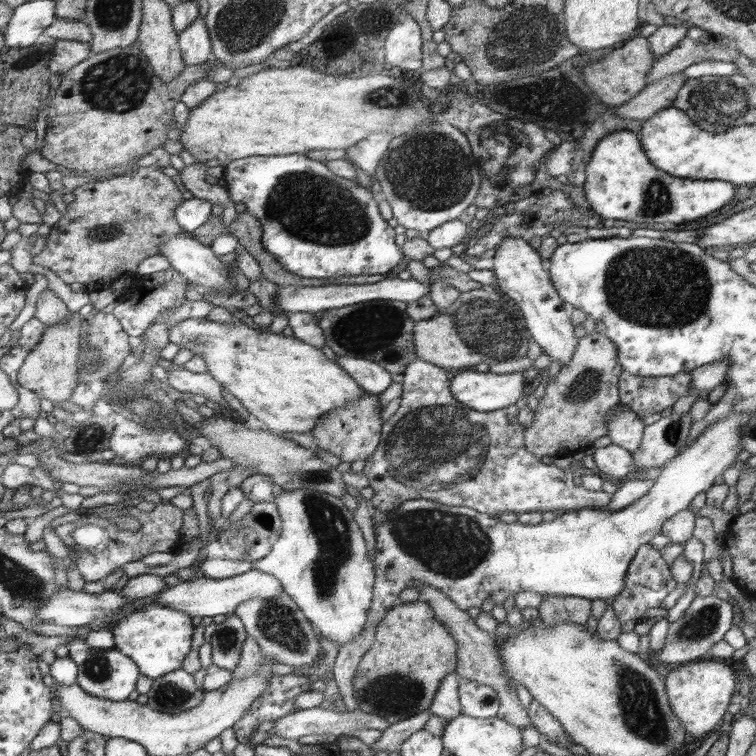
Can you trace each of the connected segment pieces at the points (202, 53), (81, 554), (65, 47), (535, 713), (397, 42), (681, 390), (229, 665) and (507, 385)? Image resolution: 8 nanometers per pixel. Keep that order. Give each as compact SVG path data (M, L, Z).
M202 16L178 34L186 66L204 65L212 60L211 39Z
M158 504L152 512L142 512L134 506L126 507L122 510L122 514L133 517L139 525L137 532L124 532L117 529L112 523L107 523L107 518L99 516L99 514L90 514L89 516L82 516L74 523L62 524L58 526L55 532L57 537L65 544L68 549L75 547L73 540L73 532L79 527L86 525L96 525L104 529L110 537L110 542L105 552L86 553L85 551L78 551L74 549L74 568L82 575L85 582L98 582L102 578L106 578L116 568L123 567L128 562L140 561L144 556L152 554L152 552L171 552L176 551L182 543L180 529L183 525L183 513L180 508L176 508L172 504Z
M56 40L51 50L49 69L51 72L64 74L91 56L91 46L76 40Z
M538 700L532 701L527 708L528 716L530 716L530 722L532 726L536 728L536 731L541 733L546 740L560 748L567 748L569 751L575 747L575 743L571 740L571 737L564 731L562 724L552 716L549 710Z
M406 10L398 24L389 30L387 38L387 62L405 72L419 71L423 66L422 26Z
M623 370L620 375L620 398L638 416L662 412L679 402L680 397L694 391L690 372L676 376L634 376Z
M234 614L217 624L217 629L210 638L212 646L212 662L234 672L241 656L241 648L247 637L241 618Z
M475 368L456 374L451 382L456 400L478 412L502 411L506 406L512 406L524 394L524 388L526 388L526 382L520 372L494 374L490 371L479 372Z

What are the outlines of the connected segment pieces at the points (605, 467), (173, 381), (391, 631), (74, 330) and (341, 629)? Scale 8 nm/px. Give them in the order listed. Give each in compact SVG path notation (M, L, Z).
M614 443L606 446L606 448L596 449L592 458L603 477L609 475L624 480L629 473L637 470L633 453Z
M172 364L166 368L170 386L179 390L183 395L200 394L206 398L207 403L215 406L218 410L227 406L227 402L222 395L223 386L216 382L208 372L194 373L184 365Z
M423 601L396 604L386 612L382 621L376 625L373 645L362 655L356 675L352 677L354 696L360 700L360 711L366 714L380 714L386 722L396 724L418 712L428 711L440 679L456 670L458 666L458 642L450 630L436 617L434 610Z
M78 311L70 315L68 321L62 321L58 325L47 326L42 333L42 339L38 341L32 351L28 353L18 372L18 384L21 387L32 389L32 392L40 393L40 396L51 400L54 406L58 402L72 400L72 393L76 388L78 368L76 368L76 356L78 356L78 344L80 344L80 330L82 330L82 315Z
M290 490L289 492L283 491L274 501L277 505L280 519L283 526L278 541L273 544L272 550L268 552L262 560L254 560L254 569L260 569L260 571L272 575L281 582L283 590L287 596L293 599L293 602L298 606L298 609L302 611L308 621L312 623L315 629L318 629L324 637L338 643L338 648L352 641L354 637L360 635L360 631L364 630L364 625L368 620L368 614L370 614L371 601L374 599L374 585L376 580L375 568L372 568L370 558L368 558L368 550L366 550L366 542L362 538L362 532L358 528L358 524L354 522L354 516L350 514L350 510L344 506L344 502L338 497L331 496L326 492L317 492L316 490Z

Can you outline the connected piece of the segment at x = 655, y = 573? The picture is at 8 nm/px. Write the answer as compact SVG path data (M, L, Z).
M649 543L639 548L638 554L624 576L626 587L615 599L610 601L620 619L620 624L628 620L642 622L642 614L650 608L662 607L664 598L672 590L660 590L660 552Z

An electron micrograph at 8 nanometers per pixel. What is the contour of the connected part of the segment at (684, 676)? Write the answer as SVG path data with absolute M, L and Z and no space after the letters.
M707 658L670 669L664 679L667 683L667 699L684 728L694 737L710 732L726 714L730 698L736 692L736 674L722 660Z

